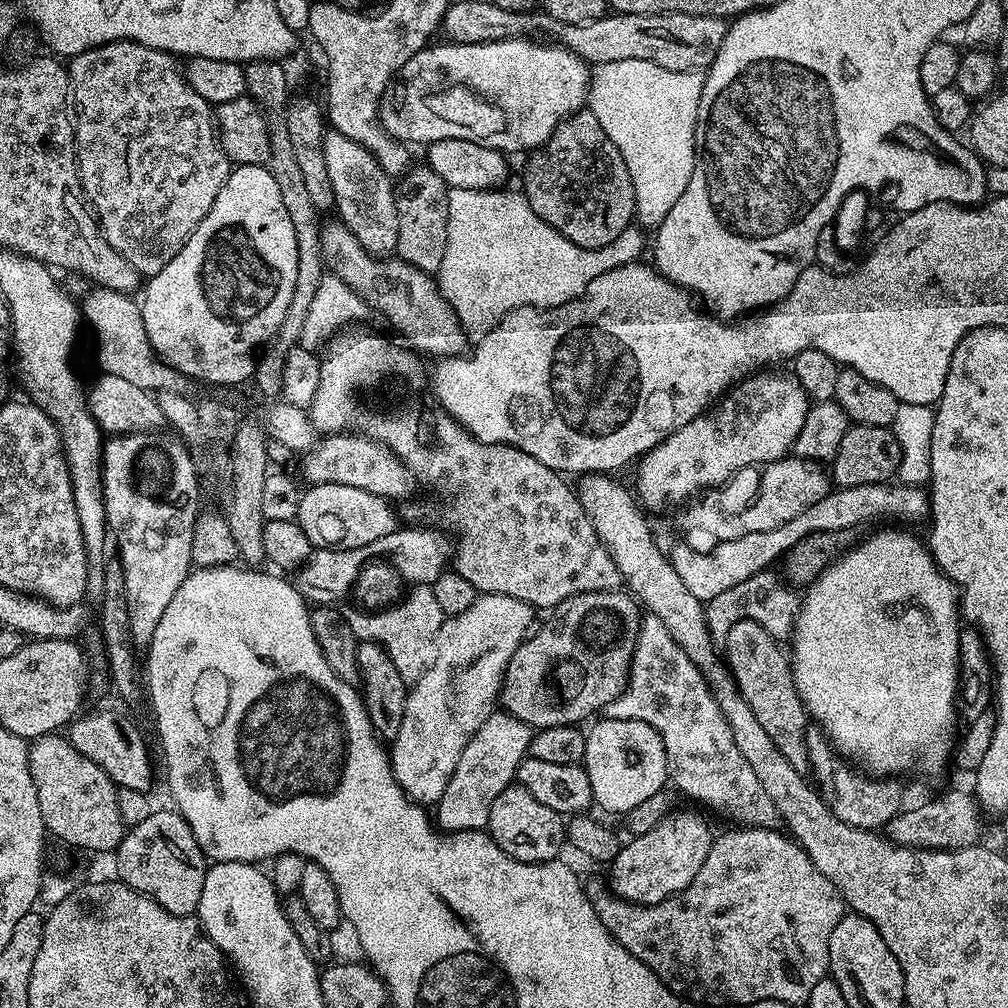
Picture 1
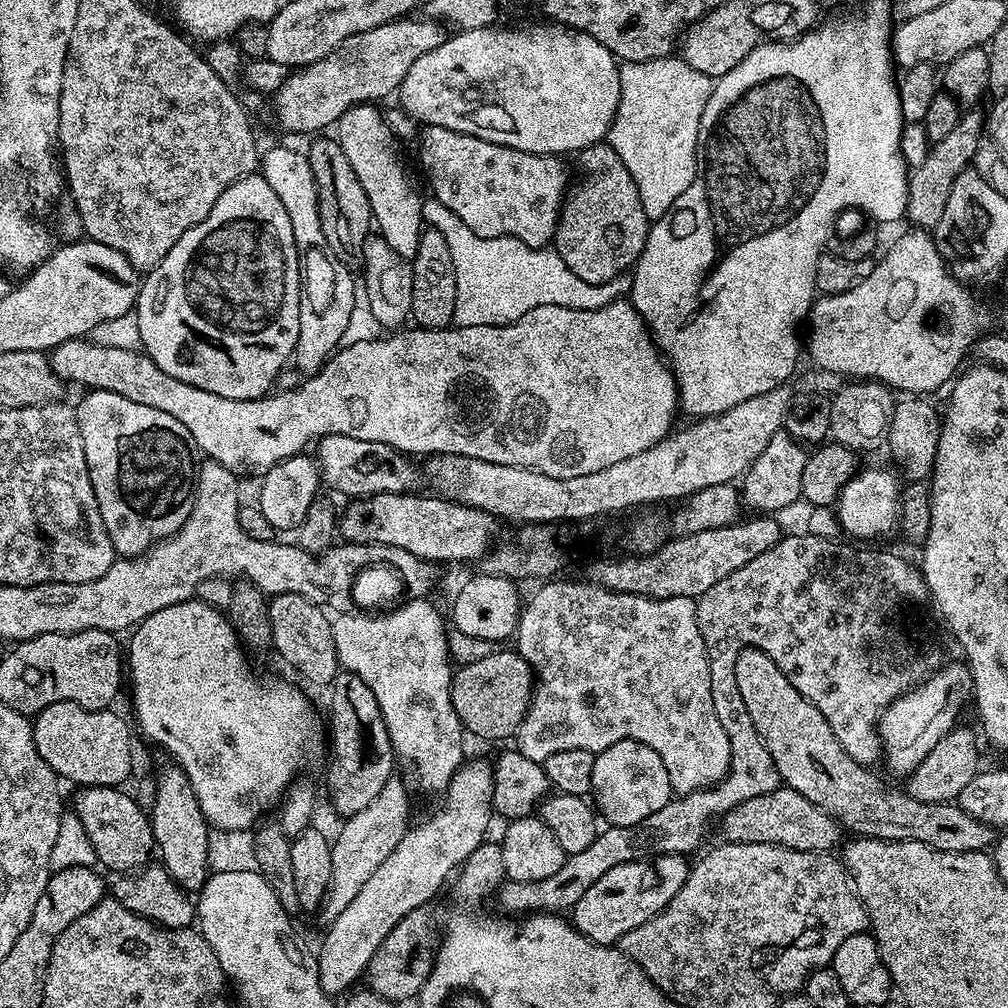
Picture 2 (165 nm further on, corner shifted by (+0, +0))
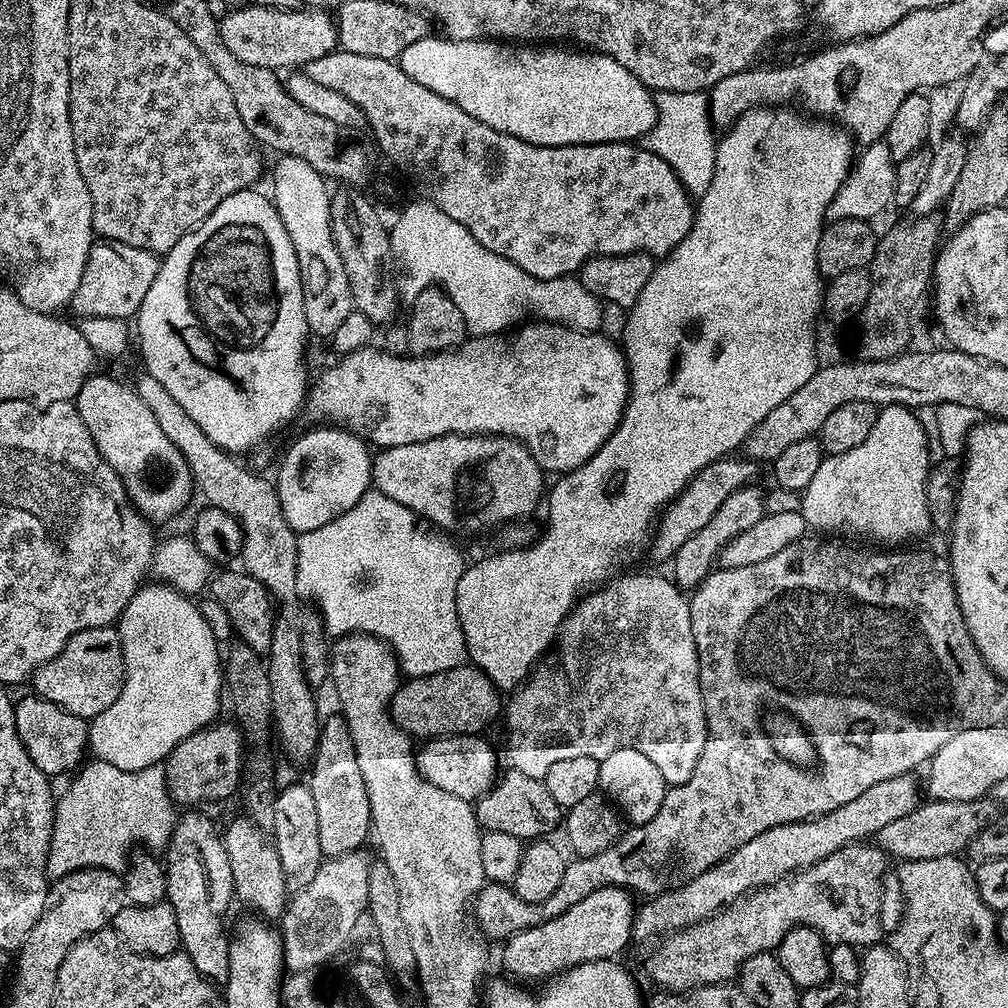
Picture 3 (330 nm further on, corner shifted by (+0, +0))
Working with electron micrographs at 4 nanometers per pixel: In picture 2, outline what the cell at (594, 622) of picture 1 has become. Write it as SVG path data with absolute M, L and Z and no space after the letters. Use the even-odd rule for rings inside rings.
M493 650L478 662L457 667L452 677L452 709L465 729L480 740L504 740L515 737L516 727L528 712L532 701L534 673L515 650Z

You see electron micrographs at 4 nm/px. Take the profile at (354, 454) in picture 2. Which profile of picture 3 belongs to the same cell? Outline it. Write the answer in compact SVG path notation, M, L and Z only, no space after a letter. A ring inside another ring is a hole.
M439 436L438 438L430 438L426 442L410 442L406 446L381 448L372 458L371 487L375 489L375 491L386 494L386 498L394 498L394 502L402 502L402 506L406 506L410 511L415 512L417 517L423 518L429 525L437 524L437 526L432 526L448 534L453 534L452 532L488 532L491 528L500 530L513 522L523 521L525 518L528 518L528 515L530 515L539 504L541 507L542 497L546 492L544 479L546 479L544 469L541 468L539 462L528 453L528 448L525 447L524 444L518 443L516 440L511 440L509 436Z

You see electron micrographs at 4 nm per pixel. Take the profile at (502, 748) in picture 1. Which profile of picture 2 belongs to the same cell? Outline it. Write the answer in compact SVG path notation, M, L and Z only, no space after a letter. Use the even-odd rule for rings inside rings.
M472 760L460 765L457 772L452 775L446 791L443 793L444 808L440 808L433 814L429 820L424 820L421 824L413 823L409 827L407 834L394 846L394 851L386 857L386 862L370 874L370 878L358 890L358 895L352 899L350 906L338 914L328 925L328 933L324 936L324 945L321 946L320 952L316 956L316 965L318 966L318 978L322 990L329 996L339 997L339 992L347 993L353 987L352 983L356 979L363 977L368 969L370 958L382 946L382 938L402 922L410 910L431 905L432 899L440 892L440 887L449 880L450 877L478 850L478 846L485 843L488 827L494 821L494 809L492 807L492 795L494 794L494 778L492 777L492 764L484 760Z

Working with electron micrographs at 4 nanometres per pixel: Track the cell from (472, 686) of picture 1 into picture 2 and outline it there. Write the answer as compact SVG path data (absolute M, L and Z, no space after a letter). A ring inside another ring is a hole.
M393 778L382 786L382 794L366 806L358 814L354 814L343 821L340 833L332 840L332 861L334 870L330 874L330 886L328 896L325 898L322 907L319 909L318 916L324 922L331 922L350 906L350 902L358 890L362 890L363 884L368 881L370 874L386 862L386 857L394 851L394 846L402 842L402 838L407 834L410 827L408 820L408 788L399 778Z

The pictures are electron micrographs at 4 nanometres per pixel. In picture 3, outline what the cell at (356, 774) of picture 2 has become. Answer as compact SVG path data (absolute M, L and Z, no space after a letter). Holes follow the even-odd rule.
M335 715L323 721L315 755L310 760L310 787L318 813L318 846L322 846L328 858L363 849L372 826L366 782L362 782L362 772L358 770L356 747L350 738L348 723L343 715Z

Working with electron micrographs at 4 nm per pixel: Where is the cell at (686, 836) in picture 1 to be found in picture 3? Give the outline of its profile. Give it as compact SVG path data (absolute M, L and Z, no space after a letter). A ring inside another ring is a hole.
M626 888L594 890L594 894L582 898L582 902L570 906L566 914L558 914L558 918L550 918L550 922L542 926L534 926L508 937L502 944L504 968L509 972L507 975L517 976L512 977L517 981L544 982L579 964L619 957L619 952L632 940L632 923L637 909L632 900L633 893Z

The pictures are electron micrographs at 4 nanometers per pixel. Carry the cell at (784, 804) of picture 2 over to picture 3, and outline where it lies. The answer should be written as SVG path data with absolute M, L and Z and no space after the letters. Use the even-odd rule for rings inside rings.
M988 798L970 802L929 799L910 814L906 814L906 818L898 818L895 822L890 822L890 826L882 826L874 840L880 851L891 859L893 856L896 862L956 856L963 848L965 851L976 835L991 824L997 815L997 805Z

